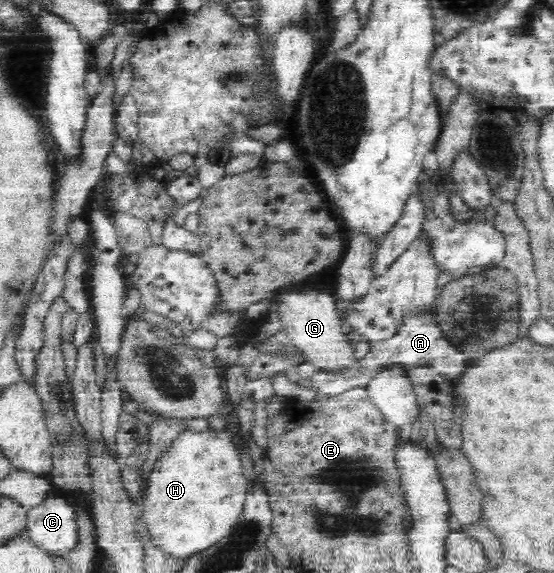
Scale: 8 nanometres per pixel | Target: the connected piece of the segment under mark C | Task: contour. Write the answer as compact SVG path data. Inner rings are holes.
M54 492L26 511L29 542L50 555L65 557L76 543L76 520L67 497Z

